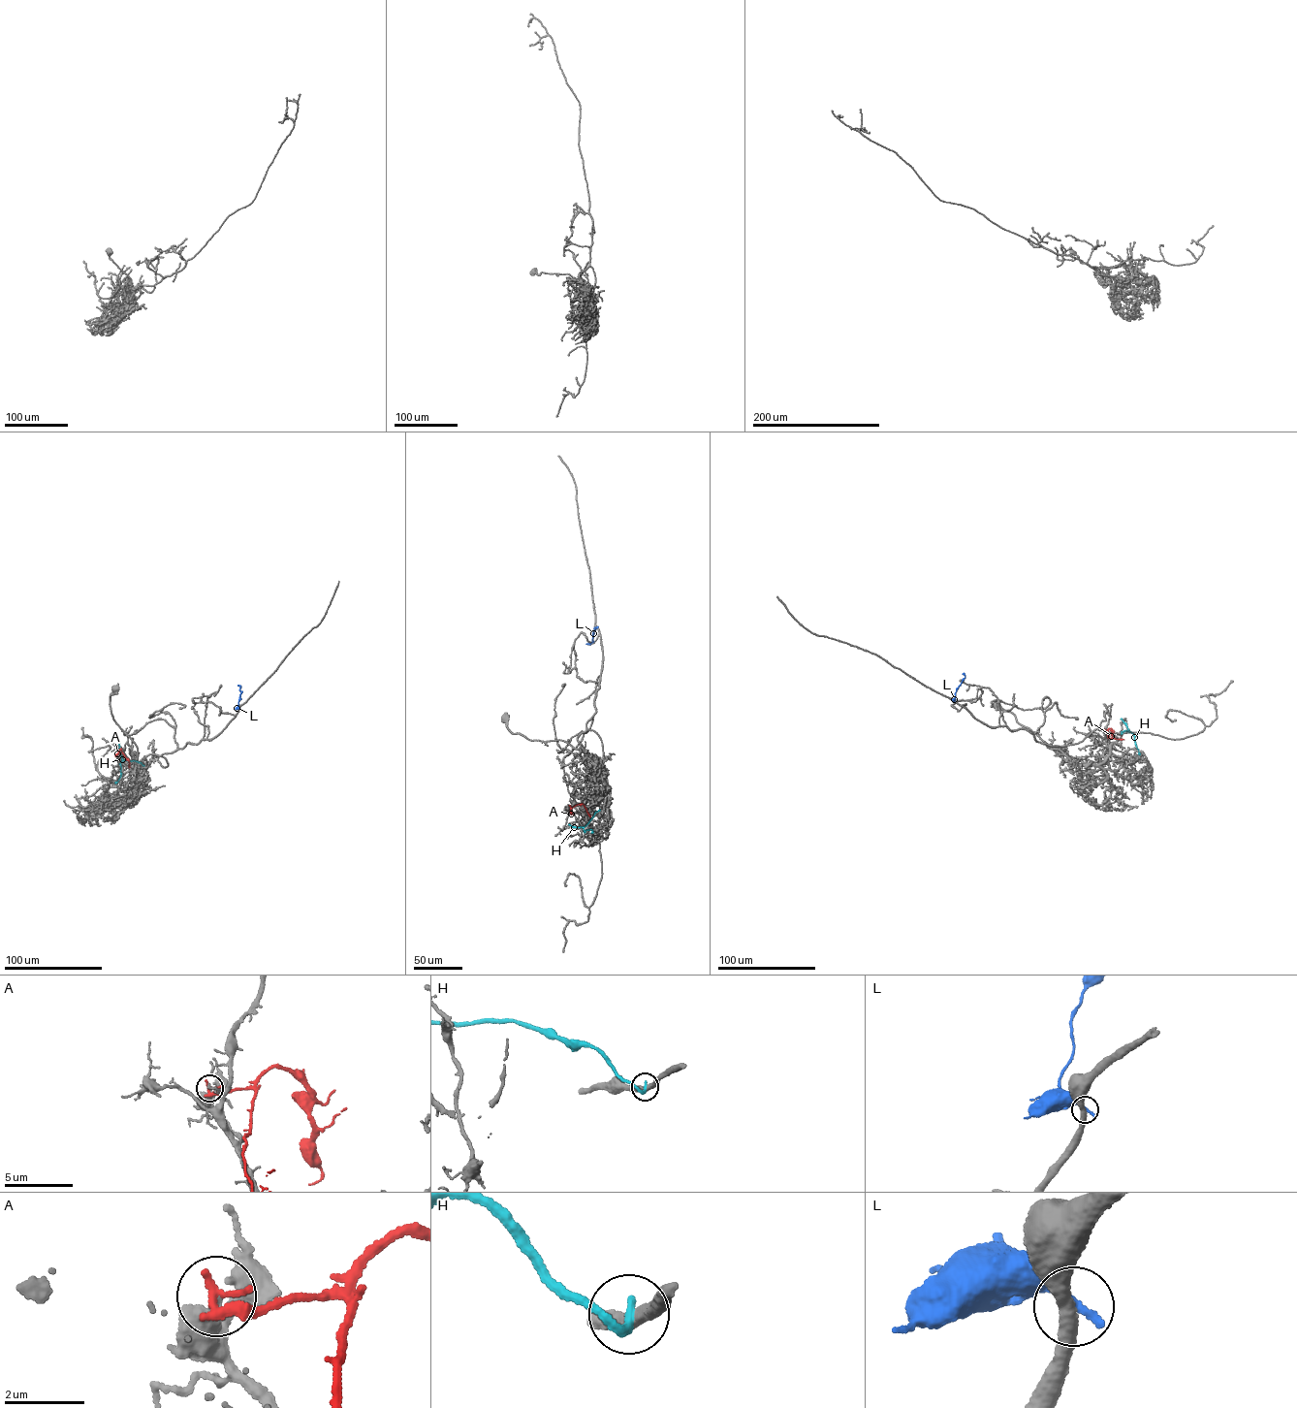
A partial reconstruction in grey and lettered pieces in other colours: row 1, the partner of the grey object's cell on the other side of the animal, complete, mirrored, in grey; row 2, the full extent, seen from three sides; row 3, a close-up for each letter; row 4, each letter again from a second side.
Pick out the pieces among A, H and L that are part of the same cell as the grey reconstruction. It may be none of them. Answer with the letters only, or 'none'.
none

